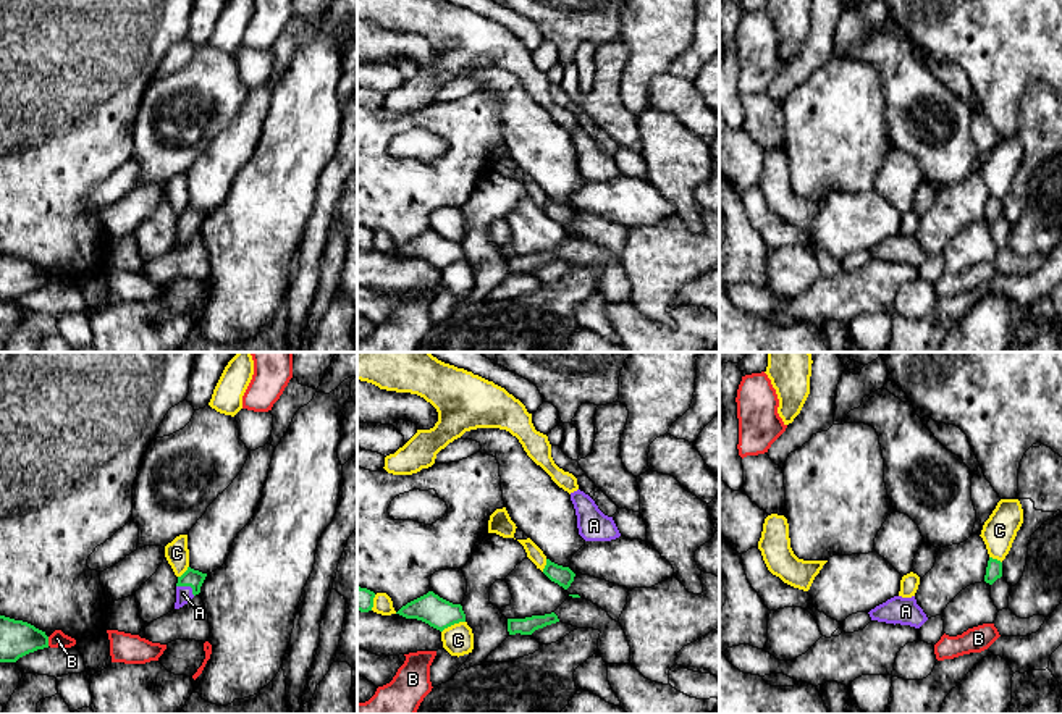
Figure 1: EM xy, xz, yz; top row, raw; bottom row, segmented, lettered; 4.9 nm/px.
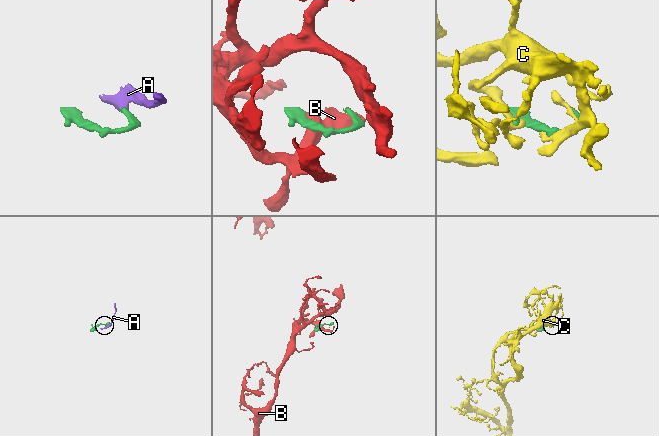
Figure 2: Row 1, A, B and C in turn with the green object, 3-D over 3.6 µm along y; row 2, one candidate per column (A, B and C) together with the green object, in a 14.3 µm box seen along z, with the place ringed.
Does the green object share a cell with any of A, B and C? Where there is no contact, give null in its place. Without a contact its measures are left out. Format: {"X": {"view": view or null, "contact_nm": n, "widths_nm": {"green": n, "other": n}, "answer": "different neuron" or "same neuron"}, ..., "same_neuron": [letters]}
{"A": {"view": "xy", "contact_nm": 110, "widths_nm": {"green": 90, "other": 80}, "answer": "same neuron"}, "B": {"view": "xy", "contact_nm": 50, "widths_nm": {"green": 180, "other": 80}, "answer": "different neuron"}, "C": {"view": "xz", "contact_nm": 130, "widths_nm": {"green": 150, "other": 160}, "answer": "different neuron"}, "same_neuron": ["A"]}

